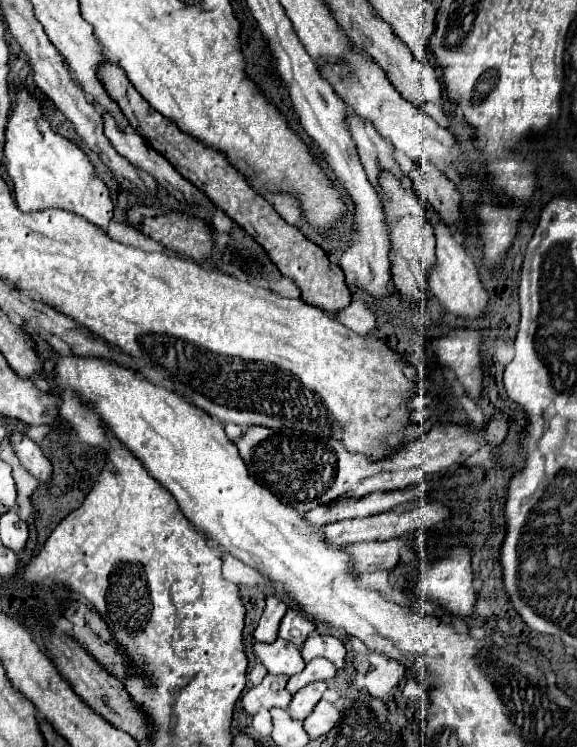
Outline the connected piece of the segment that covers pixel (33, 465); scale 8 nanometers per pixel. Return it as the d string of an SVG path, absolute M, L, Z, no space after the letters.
M24 436L20 442L14 442L14 452L20 458L22 466L40 482L48 484L52 480L52 464L50 460L42 454L42 450L28 438Z

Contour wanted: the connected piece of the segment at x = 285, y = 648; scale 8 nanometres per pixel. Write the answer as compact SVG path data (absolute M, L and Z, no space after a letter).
M278 638L272 644L256 642L254 644L254 654L266 666L268 674L294 676L294 674L302 672L304 666L306 666L298 648L292 642L286 642L282 638Z

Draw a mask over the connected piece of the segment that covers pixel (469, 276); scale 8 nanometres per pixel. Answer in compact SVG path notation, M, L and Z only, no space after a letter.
M432 210L430 216L434 218L436 228L436 268L430 272L430 290L452 316L480 318L486 312L490 296L478 278L478 268L472 258L466 256L462 242L452 234L452 230L448 230L448 226L442 226Z

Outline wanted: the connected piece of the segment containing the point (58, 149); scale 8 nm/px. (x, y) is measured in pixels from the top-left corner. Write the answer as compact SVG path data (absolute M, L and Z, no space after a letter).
M24 90L16 94L16 102L10 110L4 160L14 182L16 204L22 212L62 208L86 218L90 224L102 230L108 228L114 206L106 184L94 176L94 166L74 142L50 130L48 122L42 118L40 104Z

